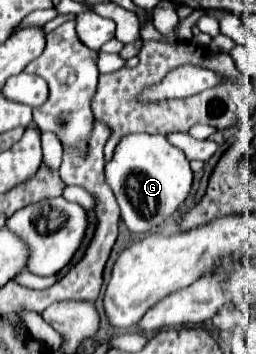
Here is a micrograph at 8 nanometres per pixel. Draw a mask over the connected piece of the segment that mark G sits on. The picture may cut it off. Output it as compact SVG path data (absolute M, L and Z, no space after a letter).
M132 134L120 140L114 158L106 164L106 180L114 190L124 224L130 232L142 234L158 230L184 204L192 190L194 174L184 152L172 146L166 136Z

